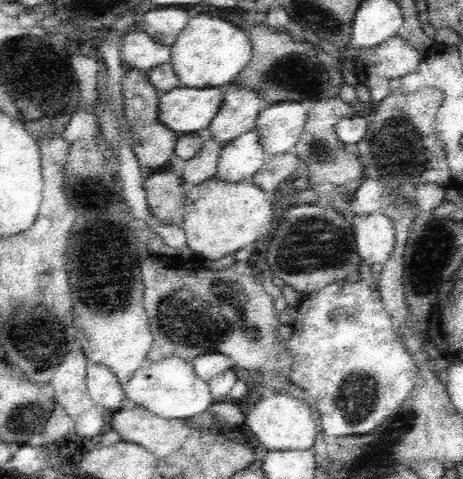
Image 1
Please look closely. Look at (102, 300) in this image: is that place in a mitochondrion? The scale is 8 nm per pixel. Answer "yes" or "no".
no

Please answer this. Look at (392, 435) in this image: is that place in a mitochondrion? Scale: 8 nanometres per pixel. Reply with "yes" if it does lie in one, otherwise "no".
yes

